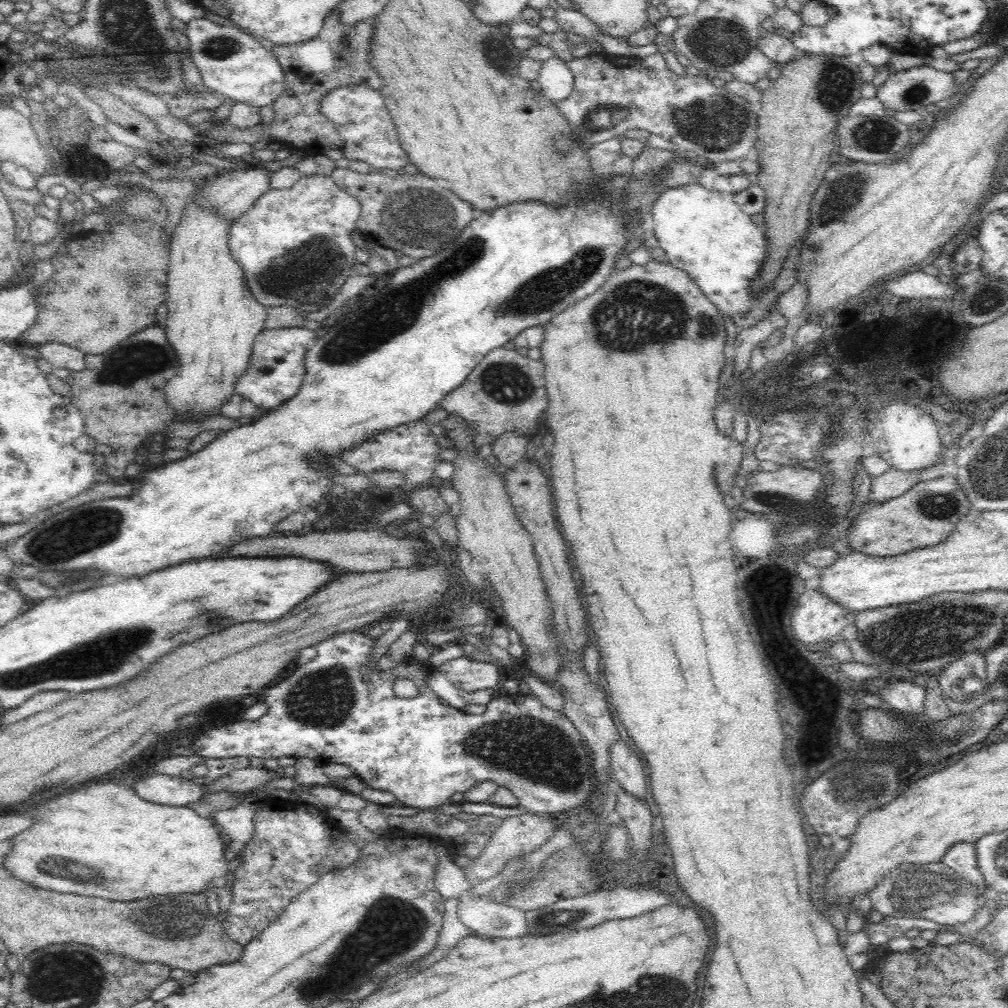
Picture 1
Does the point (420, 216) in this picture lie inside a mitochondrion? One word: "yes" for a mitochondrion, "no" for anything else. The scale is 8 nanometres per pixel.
yes

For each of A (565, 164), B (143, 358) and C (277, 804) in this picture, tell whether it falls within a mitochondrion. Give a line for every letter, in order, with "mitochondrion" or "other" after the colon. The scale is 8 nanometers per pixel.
A: mitochondrion
B: mitochondrion
C: other

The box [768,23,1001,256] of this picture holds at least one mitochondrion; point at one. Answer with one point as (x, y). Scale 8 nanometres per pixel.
(874, 136)

